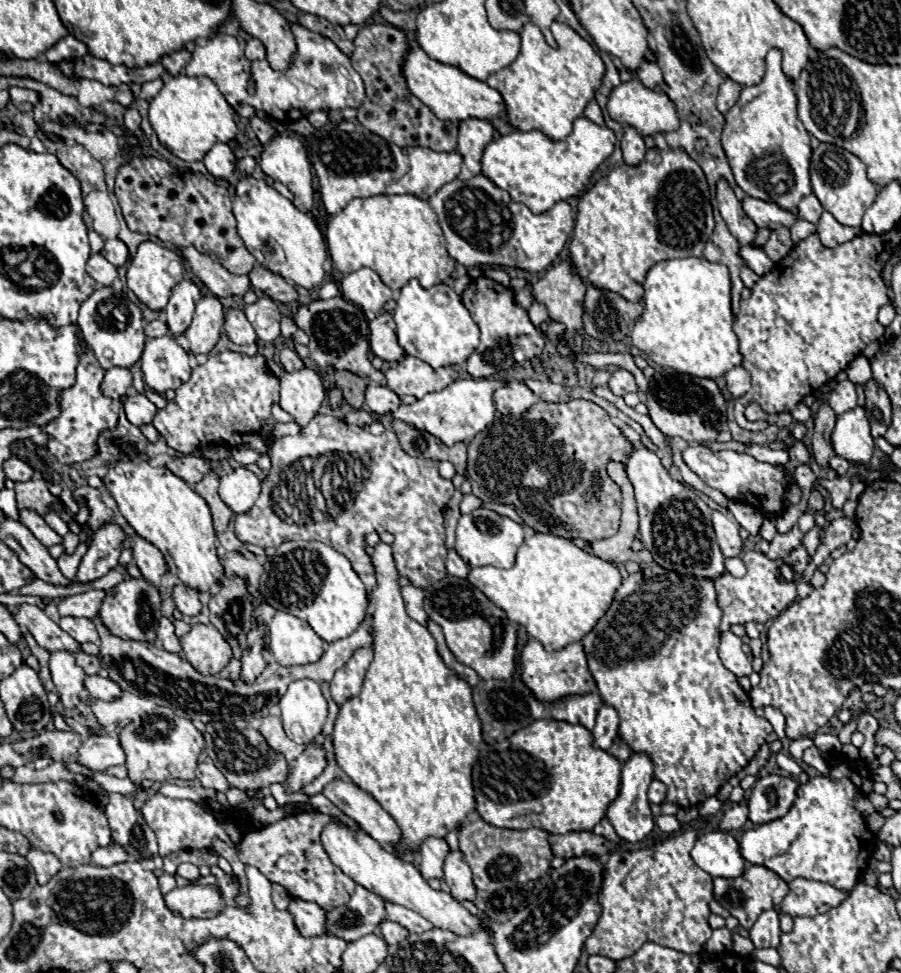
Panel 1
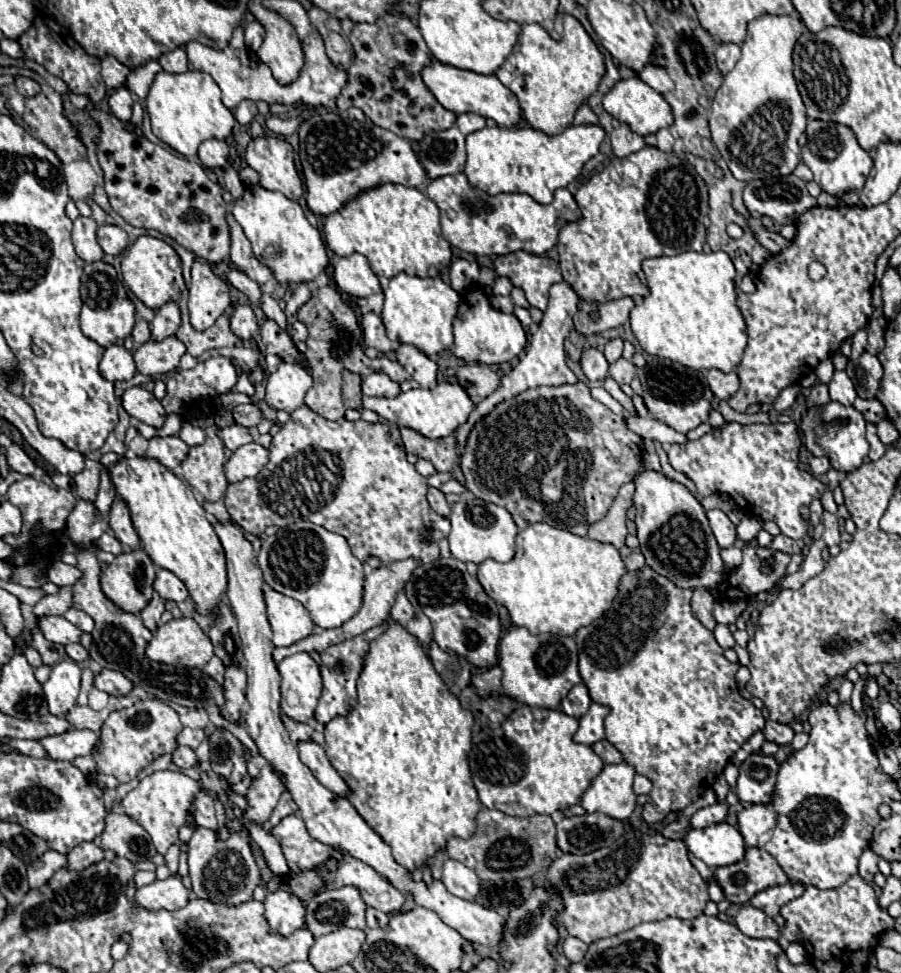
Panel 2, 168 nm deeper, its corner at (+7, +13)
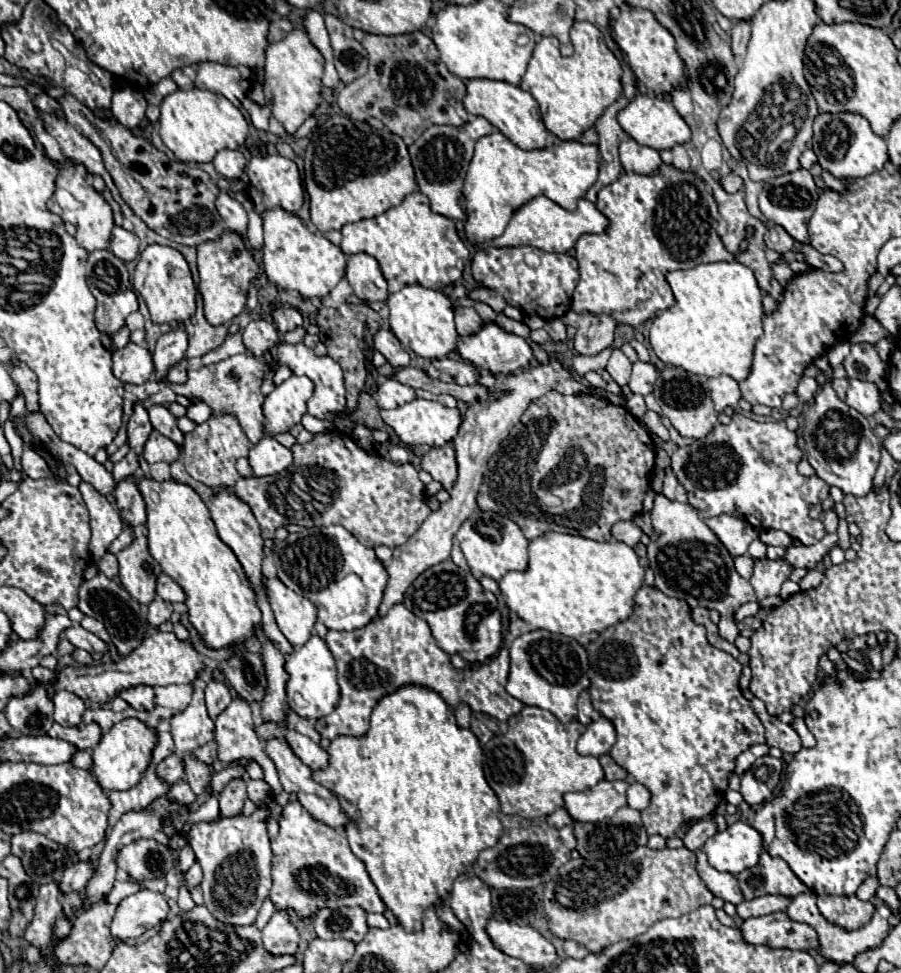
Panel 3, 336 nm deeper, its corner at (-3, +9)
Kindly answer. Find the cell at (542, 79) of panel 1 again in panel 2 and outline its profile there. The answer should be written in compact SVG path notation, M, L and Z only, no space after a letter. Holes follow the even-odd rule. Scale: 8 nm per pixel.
M557 14L555 32L561 34L559 42L551 40L541 24L525 24L513 52L495 72L495 76L517 96L527 124L545 134L559 134L571 126L575 110L597 90L605 74L603 54L577 18Z

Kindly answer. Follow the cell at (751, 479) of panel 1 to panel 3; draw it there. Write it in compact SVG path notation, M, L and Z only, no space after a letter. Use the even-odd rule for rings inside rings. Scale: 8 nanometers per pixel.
M733 414L731 424L715 424L713 432L701 440L695 440L691 446L677 448L671 454L671 468L679 484L687 490L689 504L697 508L703 518L713 518L721 514L731 514L747 520L757 530L783 530L791 538L801 540L805 546L819 542L827 532L821 518L813 516L811 510L819 506L829 496L829 486L821 478L807 478L797 472L797 462L803 458L803 452L797 446L797 434L787 430L785 422L755 422L743 414Z

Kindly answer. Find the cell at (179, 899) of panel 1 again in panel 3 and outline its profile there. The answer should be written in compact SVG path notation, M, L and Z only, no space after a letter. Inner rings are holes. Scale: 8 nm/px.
M139 890L117 904L111 922L111 936L117 942L125 942L127 938L139 938L145 930L153 928L165 918L167 918L165 894Z

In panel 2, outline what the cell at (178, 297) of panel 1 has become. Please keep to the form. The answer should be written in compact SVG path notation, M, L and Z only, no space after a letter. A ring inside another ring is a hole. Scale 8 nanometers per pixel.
M169 300L161 308L155 310L155 318L151 322L151 338L163 340L167 336L173 336L181 326L181 310L175 300Z

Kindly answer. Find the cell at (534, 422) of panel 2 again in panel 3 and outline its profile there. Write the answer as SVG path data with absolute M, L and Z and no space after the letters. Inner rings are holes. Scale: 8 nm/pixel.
M549 390L547 394L543 394L541 398L537 398L535 402L531 402L531 406L523 412L521 422L513 428L513 432L509 434L509 438L501 444L501 448L491 456L489 460L489 472L483 478L483 484L479 488L479 496L477 496L477 506L481 510L489 510L489 512L497 512L509 520L513 520L525 534L527 540L533 540L545 532L563 532L563 534L577 534L577 536L585 536L597 542L611 542L611 526L619 520L633 520L637 514L641 514L643 510L643 498L647 494L647 486L651 484L651 476L653 476L653 468L655 468L655 444L649 436L649 432L639 424L639 420L635 416L631 416L627 412L625 406L615 406L605 398L597 398L591 394L579 394L579 396L565 396L559 394L555 390Z

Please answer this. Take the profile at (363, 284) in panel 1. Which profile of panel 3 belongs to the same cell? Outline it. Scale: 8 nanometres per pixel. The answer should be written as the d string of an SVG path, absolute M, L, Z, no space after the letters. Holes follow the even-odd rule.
M351 254L347 262L347 274L355 296L363 302L387 300L387 282L375 258L369 254Z

